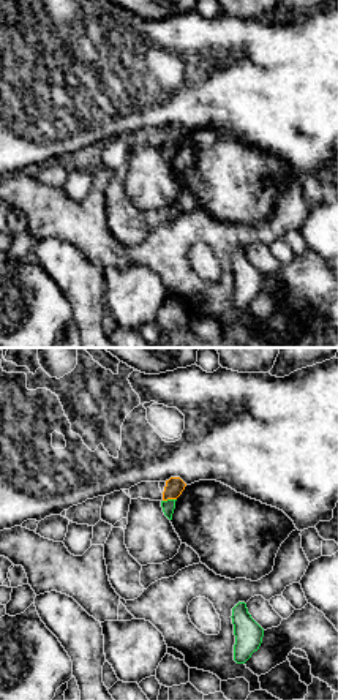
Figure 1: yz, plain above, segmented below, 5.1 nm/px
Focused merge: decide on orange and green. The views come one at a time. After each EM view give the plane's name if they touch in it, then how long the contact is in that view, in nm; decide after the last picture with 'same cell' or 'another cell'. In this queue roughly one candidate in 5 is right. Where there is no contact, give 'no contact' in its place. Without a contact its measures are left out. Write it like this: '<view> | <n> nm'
yz | 70 nm

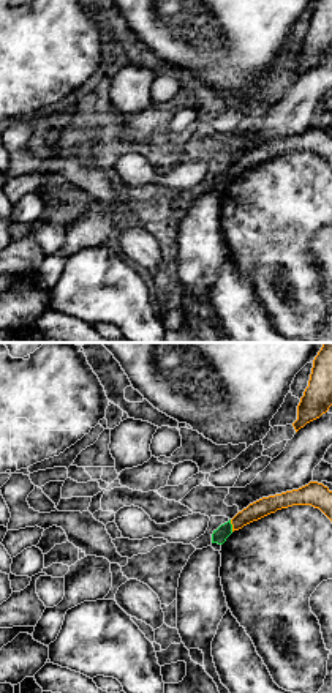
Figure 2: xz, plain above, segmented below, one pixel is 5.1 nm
xz | 70 nm

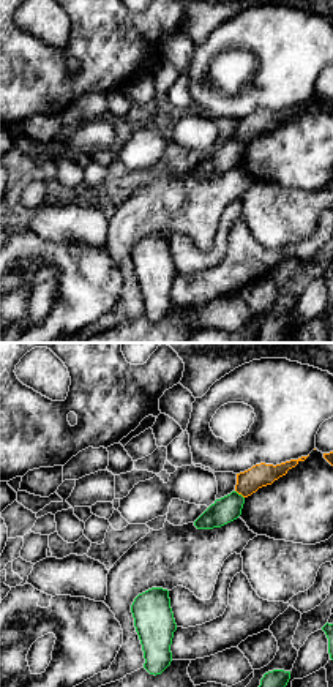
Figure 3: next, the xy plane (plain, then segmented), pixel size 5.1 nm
xy | 60 nm

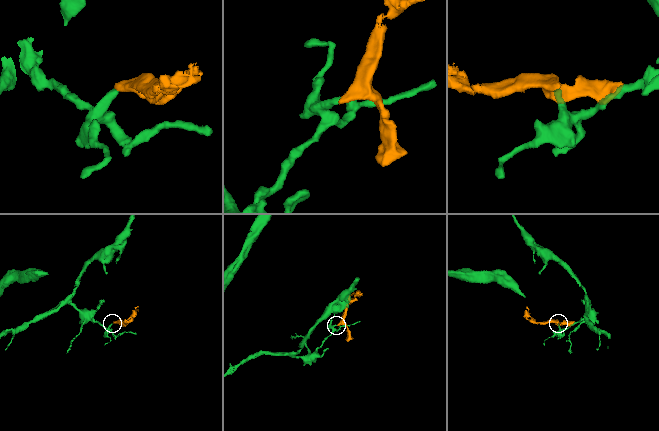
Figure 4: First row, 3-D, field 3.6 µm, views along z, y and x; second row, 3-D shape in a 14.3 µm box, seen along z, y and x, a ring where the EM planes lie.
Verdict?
another cell

